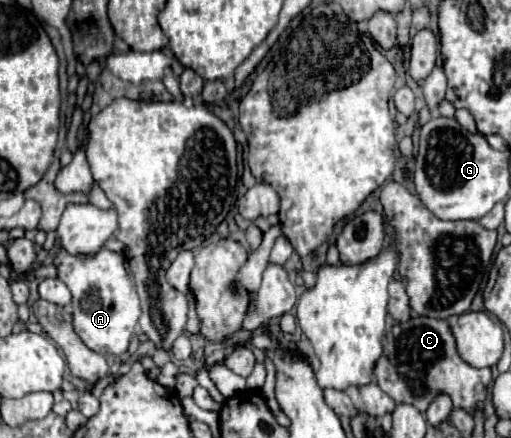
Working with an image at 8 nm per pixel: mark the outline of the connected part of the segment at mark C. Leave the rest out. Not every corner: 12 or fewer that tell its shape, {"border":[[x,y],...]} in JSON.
{"border":[[410,317],[374,369],[396,403],[434,395],[474,415],[492,381],[460,359],[448,321]]}

